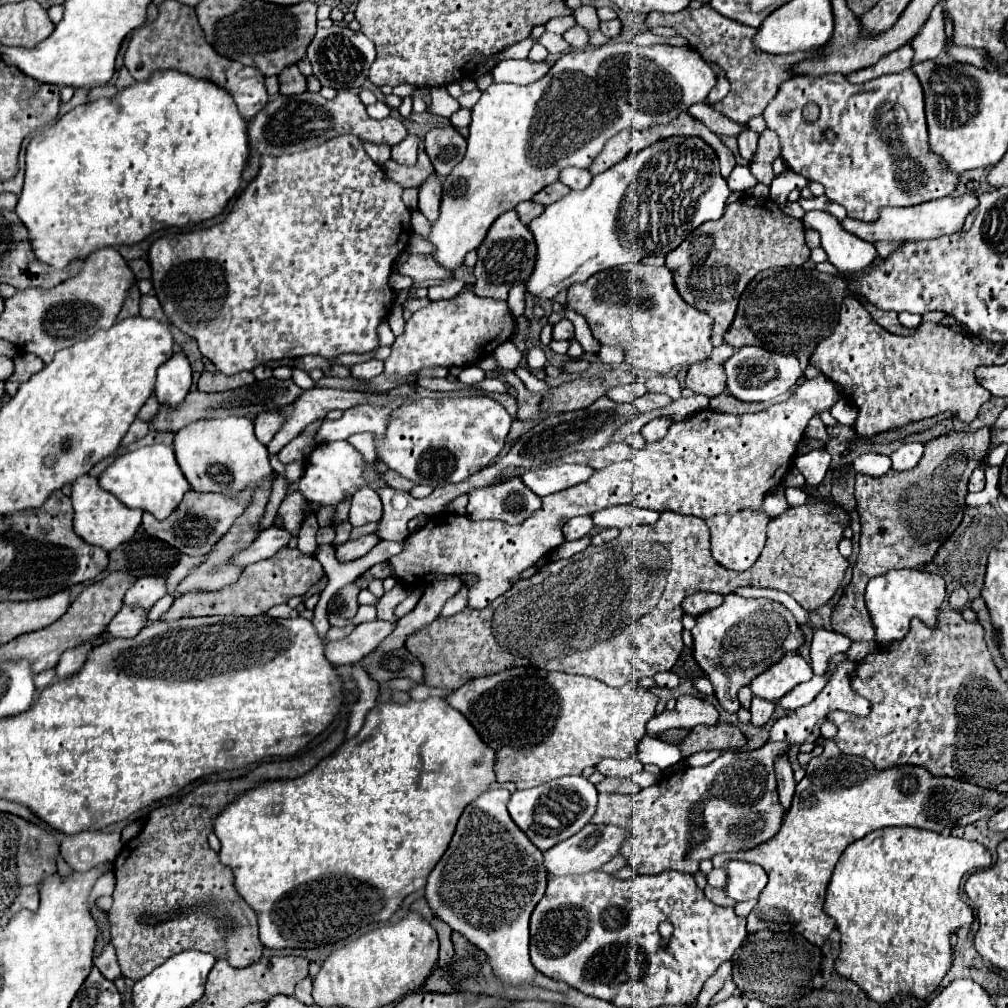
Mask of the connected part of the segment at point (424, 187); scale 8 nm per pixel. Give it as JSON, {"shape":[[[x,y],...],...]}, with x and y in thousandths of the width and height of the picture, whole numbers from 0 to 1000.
{"shape":[[[429,172],[417,184],[417,197],[415,197],[415,207],[425,215],[425,219],[431,219],[431,215],[435,215],[437,193],[438,193],[438,178],[437,174]]]}

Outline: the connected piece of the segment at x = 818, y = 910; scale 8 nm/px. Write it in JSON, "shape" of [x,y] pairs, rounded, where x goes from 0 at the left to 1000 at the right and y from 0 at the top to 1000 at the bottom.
{"shape":[[[817,733],[817,747],[813,751],[808,751],[800,761],[800,771],[790,779],[788,795],[784,805],[778,811],[778,816],[774,824],[758,834],[756,838],[740,844],[730,846],[716,846],[708,848],[706,856],[708,860],[718,858],[722,852],[738,852],[744,856],[752,856],[762,866],[762,878],[752,890],[752,896],[748,900],[748,906],[742,910],[742,924],[782,924],[782,926],[794,926],[804,936],[815,939],[817,934],[823,930],[823,926],[829,922],[829,916],[823,908],[817,906],[817,890],[821,874],[827,866],[827,860],[839,842],[841,836],[861,828],[867,822],[885,820],[885,818],[905,818],[921,824],[931,826],[942,826],[948,818],[960,818],[974,811],[978,811],[990,797],[994,797],[996,789],[982,787],[978,783],[970,783],[968,779],[942,773],[942,771],[929,771],[917,761],[909,759],[889,759],[883,763],[869,763],[863,759],[861,753],[837,749],[825,733]]]}

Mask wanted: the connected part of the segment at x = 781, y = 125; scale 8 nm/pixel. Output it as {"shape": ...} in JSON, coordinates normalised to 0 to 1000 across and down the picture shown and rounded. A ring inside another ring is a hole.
{"shape":[[[901,66],[893,72],[875,74],[855,84],[845,84],[837,74],[817,74],[817,76],[786,76],[774,84],[770,96],[760,106],[758,114],[762,128],[770,130],[776,144],[776,158],[782,166],[794,172],[802,180],[812,180],[819,188],[819,195],[839,205],[841,215],[853,219],[865,219],[871,207],[877,203],[903,205],[927,197],[940,195],[950,186],[950,172],[938,168],[933,156],[923,152],[921,142],[921,122],[917,112],[917,90]],[[800,102],[810,102],[813,106],[813,116],[810,120],[800,120],[796,108]],[[817,128],[829,130],[829,140],[819,140],[815,136]]]}

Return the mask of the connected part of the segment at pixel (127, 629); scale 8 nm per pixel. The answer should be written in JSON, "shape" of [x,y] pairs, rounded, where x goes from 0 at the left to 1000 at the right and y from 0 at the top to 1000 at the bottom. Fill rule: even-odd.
{"shape":[[[121,602],[105,620],[109,632],[133,632],[145,620],[145,612],[137,602]]]}

